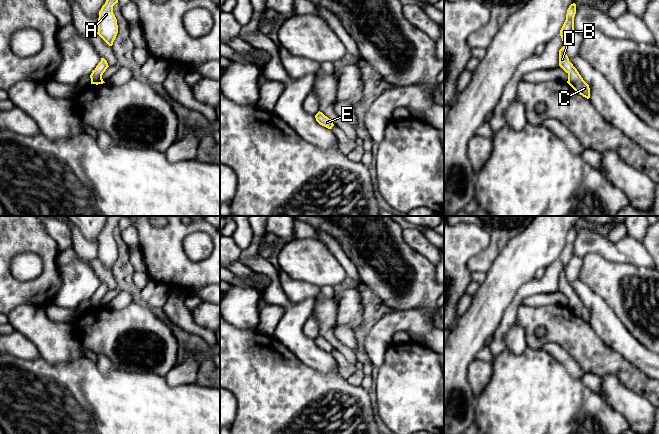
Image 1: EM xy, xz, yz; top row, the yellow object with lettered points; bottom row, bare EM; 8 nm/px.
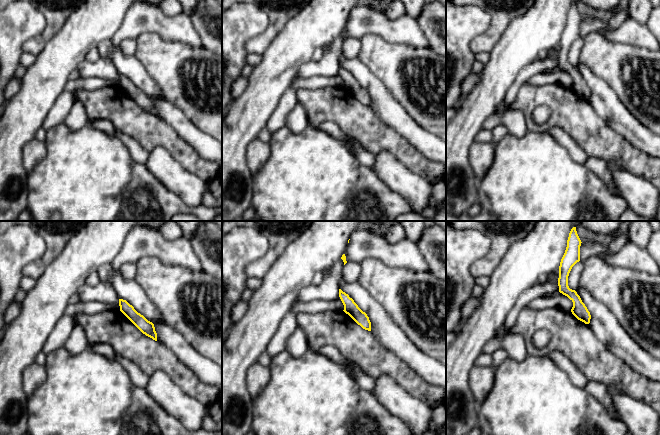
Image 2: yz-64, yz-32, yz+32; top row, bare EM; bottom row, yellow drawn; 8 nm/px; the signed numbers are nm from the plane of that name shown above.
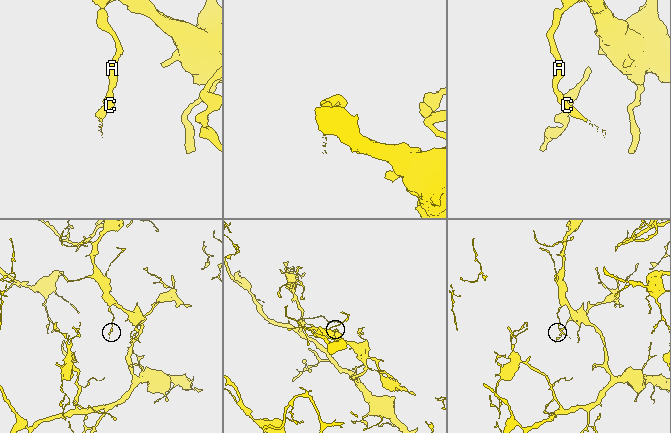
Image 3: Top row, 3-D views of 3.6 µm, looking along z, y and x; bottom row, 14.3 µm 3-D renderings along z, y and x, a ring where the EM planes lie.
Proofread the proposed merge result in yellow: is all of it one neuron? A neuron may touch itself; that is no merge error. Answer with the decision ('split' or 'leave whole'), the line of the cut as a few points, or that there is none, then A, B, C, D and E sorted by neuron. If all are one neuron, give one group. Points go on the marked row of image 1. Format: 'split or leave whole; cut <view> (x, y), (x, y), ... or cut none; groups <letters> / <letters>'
leave whole; cut none; groups A B C D E

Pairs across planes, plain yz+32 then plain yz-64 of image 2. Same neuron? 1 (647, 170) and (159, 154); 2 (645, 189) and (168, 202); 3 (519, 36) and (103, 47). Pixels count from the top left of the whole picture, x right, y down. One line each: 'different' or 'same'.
1: different
2: different
3: different

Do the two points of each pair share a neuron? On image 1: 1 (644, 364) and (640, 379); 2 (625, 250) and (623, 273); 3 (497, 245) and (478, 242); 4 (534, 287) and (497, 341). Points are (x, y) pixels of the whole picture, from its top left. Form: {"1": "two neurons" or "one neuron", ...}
{"1": "two neurons", "2": "two neurons", "3": "two neurons", "4": "one neuron"}

